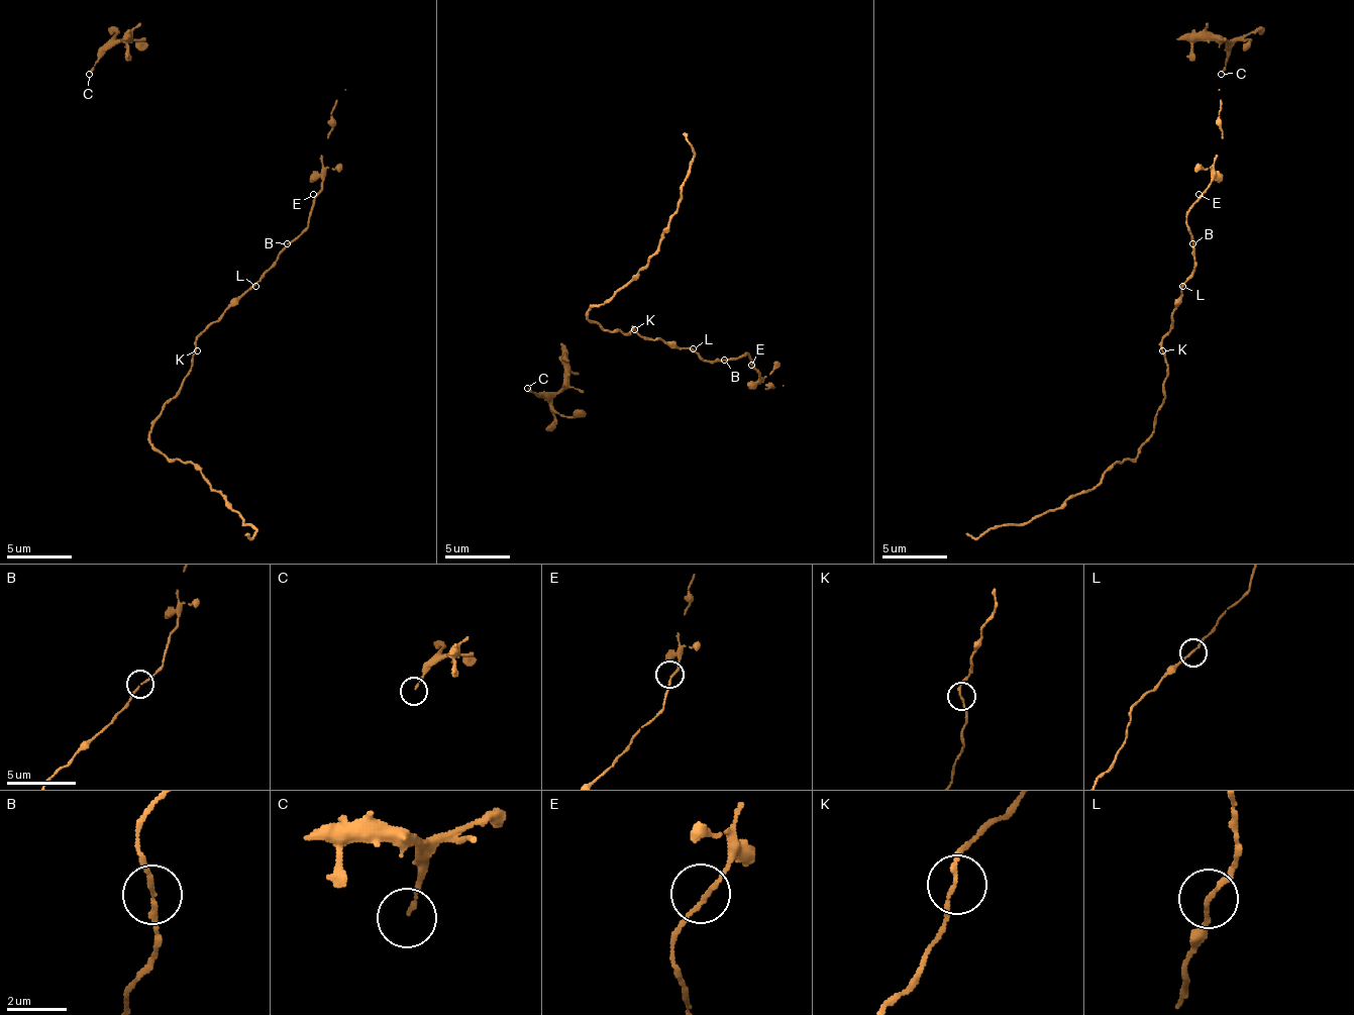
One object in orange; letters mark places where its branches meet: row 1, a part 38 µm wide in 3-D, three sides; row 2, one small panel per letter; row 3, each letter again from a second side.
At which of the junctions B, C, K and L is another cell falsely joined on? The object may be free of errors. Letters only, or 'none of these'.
none of these

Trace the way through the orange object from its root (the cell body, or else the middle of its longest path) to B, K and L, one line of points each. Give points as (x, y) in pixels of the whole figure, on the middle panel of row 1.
B: (706, 362), (722, 362), (725, 359)
K: (706, 362), (690, 348), (673, 348), (666, 342), (647, 339), (634, 329)
L: (706, 362), (693, 348)

